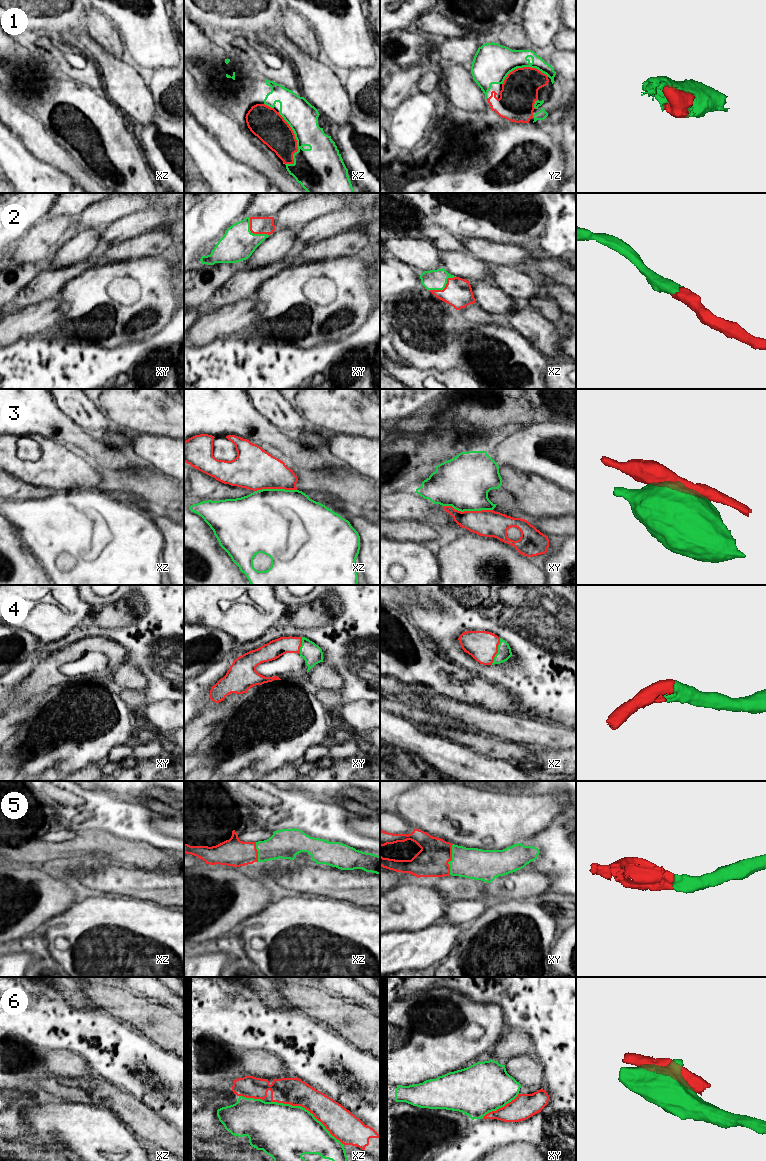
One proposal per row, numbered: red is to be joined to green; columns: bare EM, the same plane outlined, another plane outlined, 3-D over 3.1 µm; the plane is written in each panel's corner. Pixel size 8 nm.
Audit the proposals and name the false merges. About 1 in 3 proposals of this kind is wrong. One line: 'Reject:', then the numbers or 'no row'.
Reject: 3, 6

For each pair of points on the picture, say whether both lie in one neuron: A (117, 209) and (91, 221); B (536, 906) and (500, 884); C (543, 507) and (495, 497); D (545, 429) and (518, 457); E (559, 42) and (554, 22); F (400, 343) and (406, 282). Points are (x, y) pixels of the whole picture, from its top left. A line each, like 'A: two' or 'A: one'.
A: one
B: two
C: two
D: one
E: two
F: two

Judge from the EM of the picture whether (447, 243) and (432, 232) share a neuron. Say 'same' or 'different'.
same

